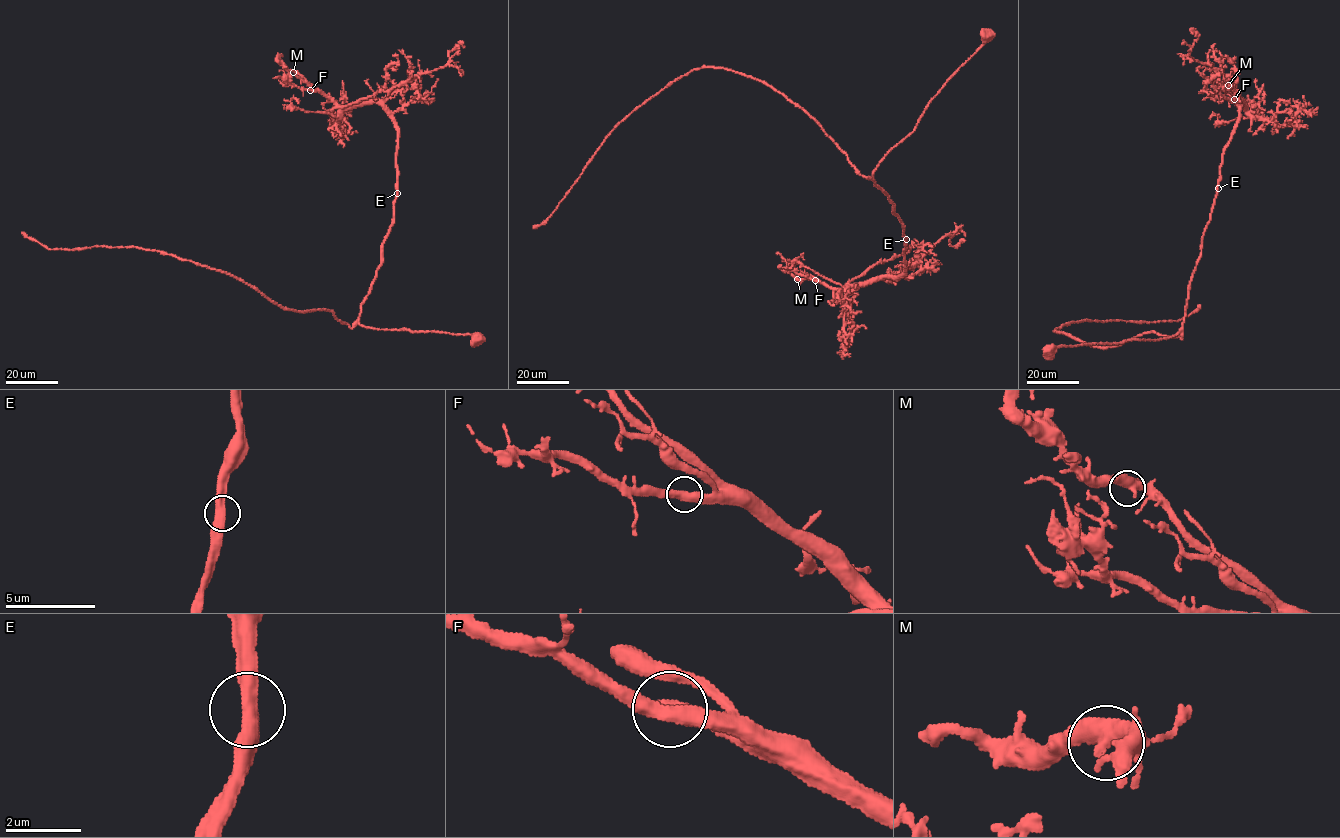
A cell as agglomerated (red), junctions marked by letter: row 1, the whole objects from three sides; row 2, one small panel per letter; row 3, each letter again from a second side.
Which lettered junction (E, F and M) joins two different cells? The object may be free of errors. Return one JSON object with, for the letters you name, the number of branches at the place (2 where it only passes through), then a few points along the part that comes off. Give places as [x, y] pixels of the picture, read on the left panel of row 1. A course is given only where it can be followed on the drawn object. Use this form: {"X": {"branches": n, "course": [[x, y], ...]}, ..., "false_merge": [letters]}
{"false_merge": []}

